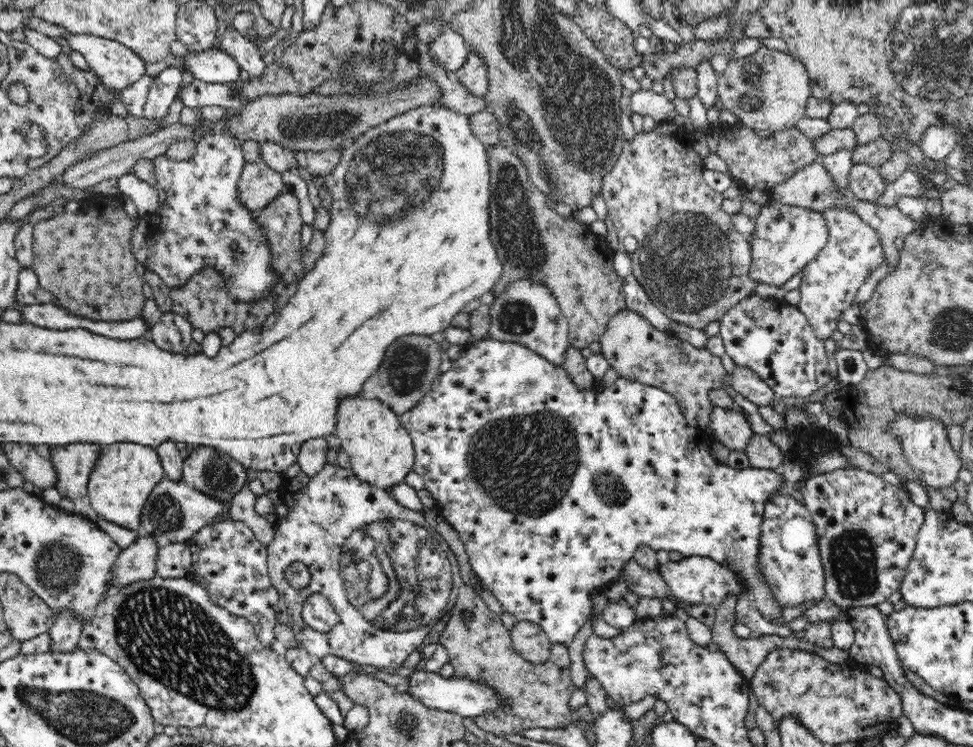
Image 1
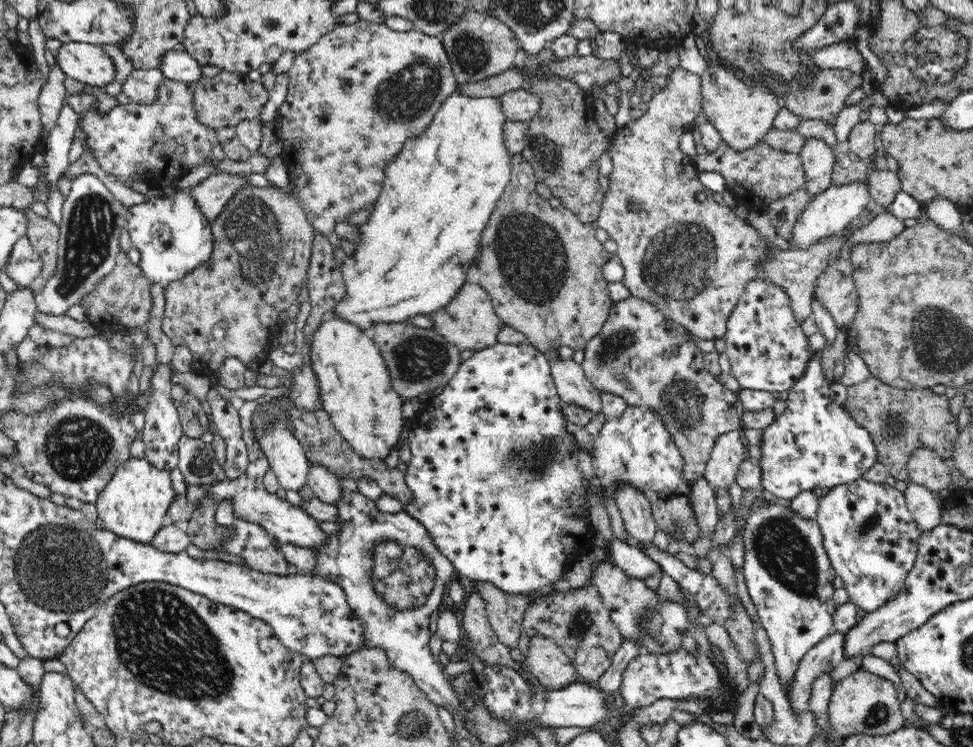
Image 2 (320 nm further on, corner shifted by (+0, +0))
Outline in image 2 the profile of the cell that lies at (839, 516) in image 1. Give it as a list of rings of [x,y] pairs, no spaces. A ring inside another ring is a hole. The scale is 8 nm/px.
[[[860,477],[848,484],[833,487],[821,498],[815,518],[824,535],[823,545],[830,563],[836,575],[844,581],[843,587],[848,591],[849,600],[868,614],[874,612],[904,588],[906,577],[918,560],[918,541],[924,532],[914,521],[904,494],[885,482],[875,483]]]

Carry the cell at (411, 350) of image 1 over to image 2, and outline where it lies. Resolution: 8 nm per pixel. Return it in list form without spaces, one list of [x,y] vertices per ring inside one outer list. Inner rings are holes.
[[[376,322],[367,334],[381,350],[394,390],[405,399],[446,386],[461,365],[461,350],[432,329],[410,322]]]

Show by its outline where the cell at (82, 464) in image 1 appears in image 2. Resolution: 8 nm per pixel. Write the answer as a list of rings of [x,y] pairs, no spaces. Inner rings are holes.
[[[99,334],[88,338],[75,337],[68,346],[60,348],[49,347],[42,356],[37,356],[28,367],[22,369],[18,376],[20,384],[12,390],[12,397],[19,397],[22,393],[29,393],[42,387],[54,387],[54,402],[44,406],[36,413],[22,414],[13,410],[2,412],[4,428],[2,432],[14,441],[14,454],[4,454],[3,458],[9,460],[14,467],[11,479],[16,486],[39,498],[51,498],[53,494],[62,494],[74,497],[86,503],[96,503],[98,496],[108,486],[116,469],[128,460],[130,444],[136,440],[138,431],[130,421],[128,412],[128,384],[132,378],[135,365],[134,356],[124,354],[121,350],[110,346],[109,340]],[[94,385],[106,385],[110,391],[108,402],[96,402],[91,398],[91,388]]]

